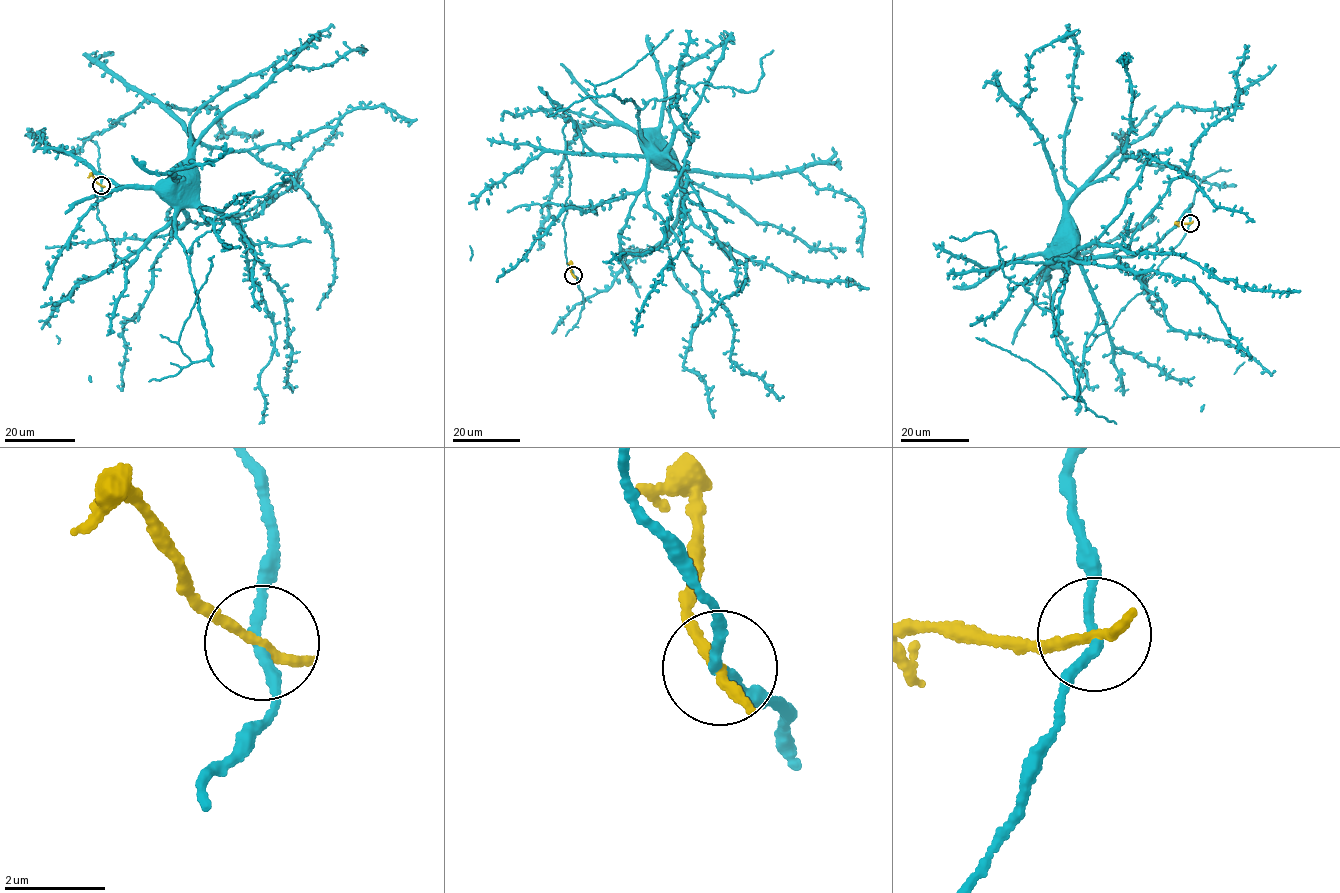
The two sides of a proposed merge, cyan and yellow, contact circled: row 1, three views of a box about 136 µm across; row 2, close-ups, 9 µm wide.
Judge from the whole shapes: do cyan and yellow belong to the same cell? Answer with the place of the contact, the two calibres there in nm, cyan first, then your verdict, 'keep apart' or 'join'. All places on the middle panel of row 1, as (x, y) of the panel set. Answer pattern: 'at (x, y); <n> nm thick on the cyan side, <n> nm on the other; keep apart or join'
at (573, 275); 170 nm thick on the cyan side, 170 nm on the other; keep apart

